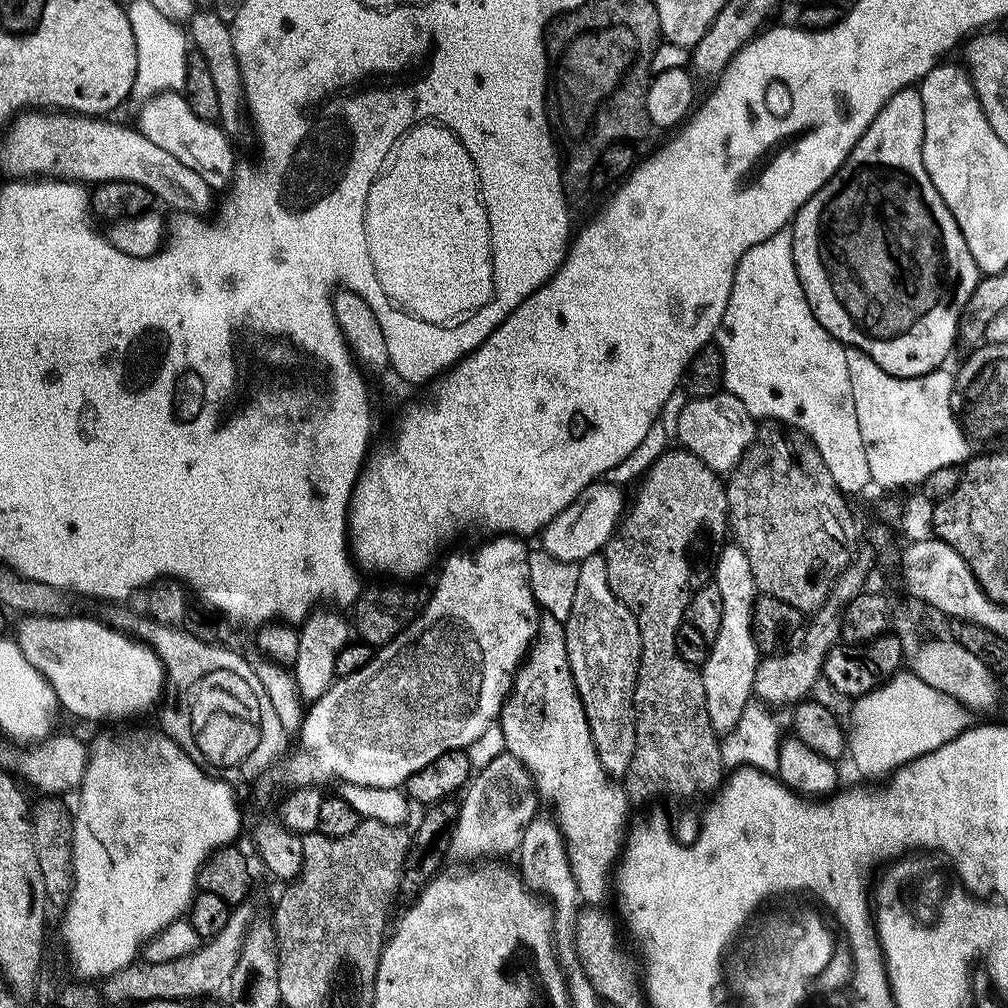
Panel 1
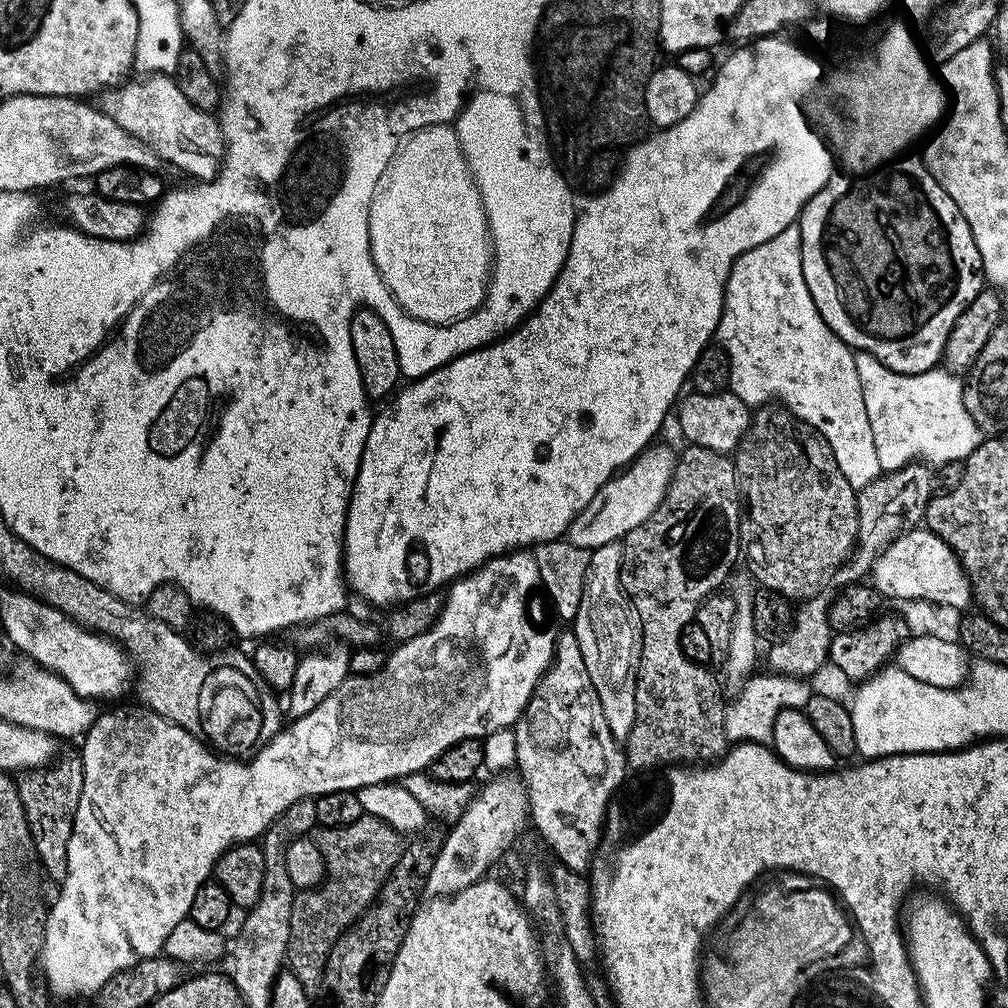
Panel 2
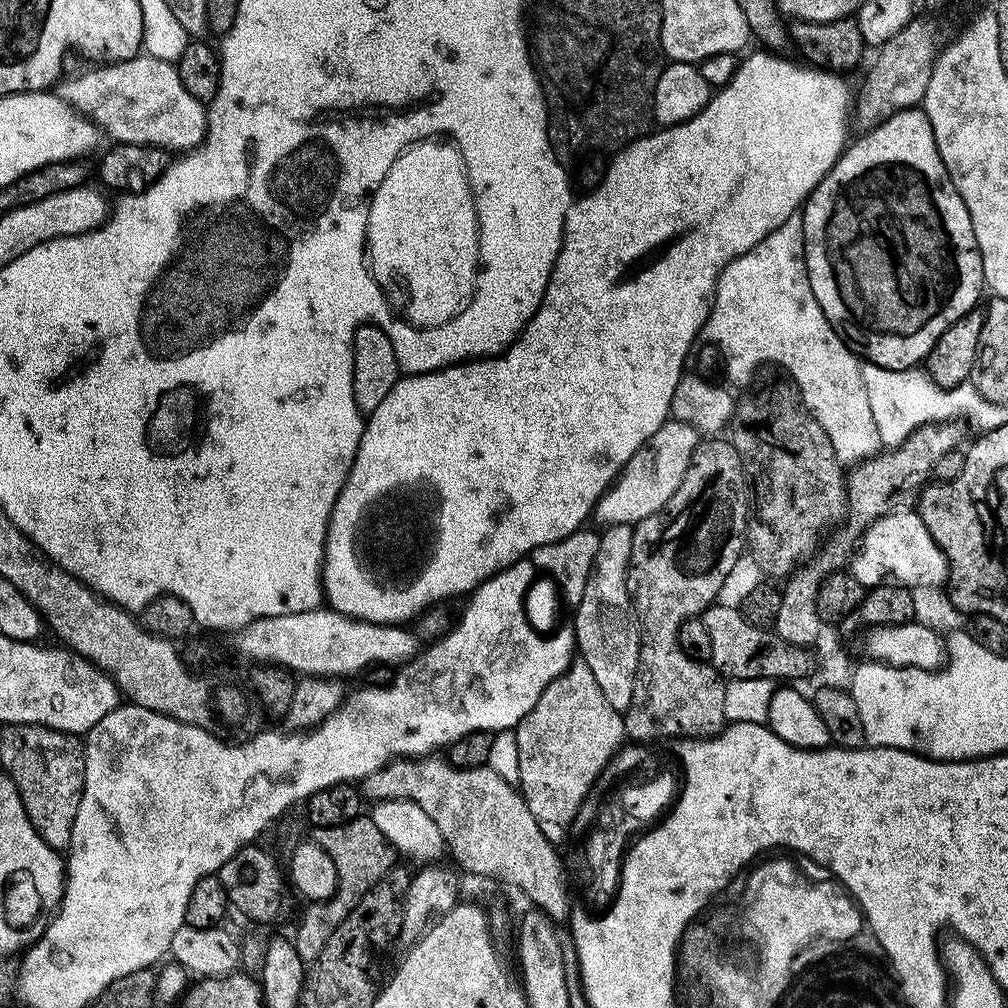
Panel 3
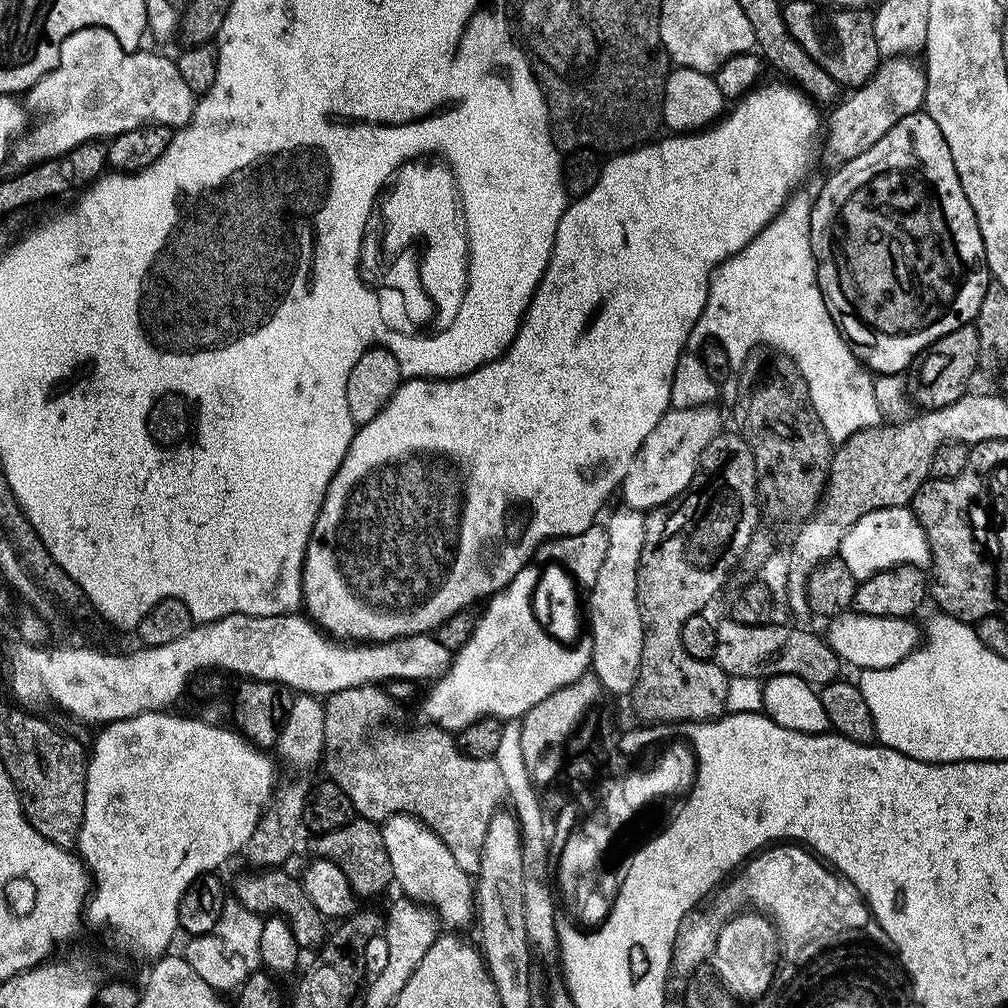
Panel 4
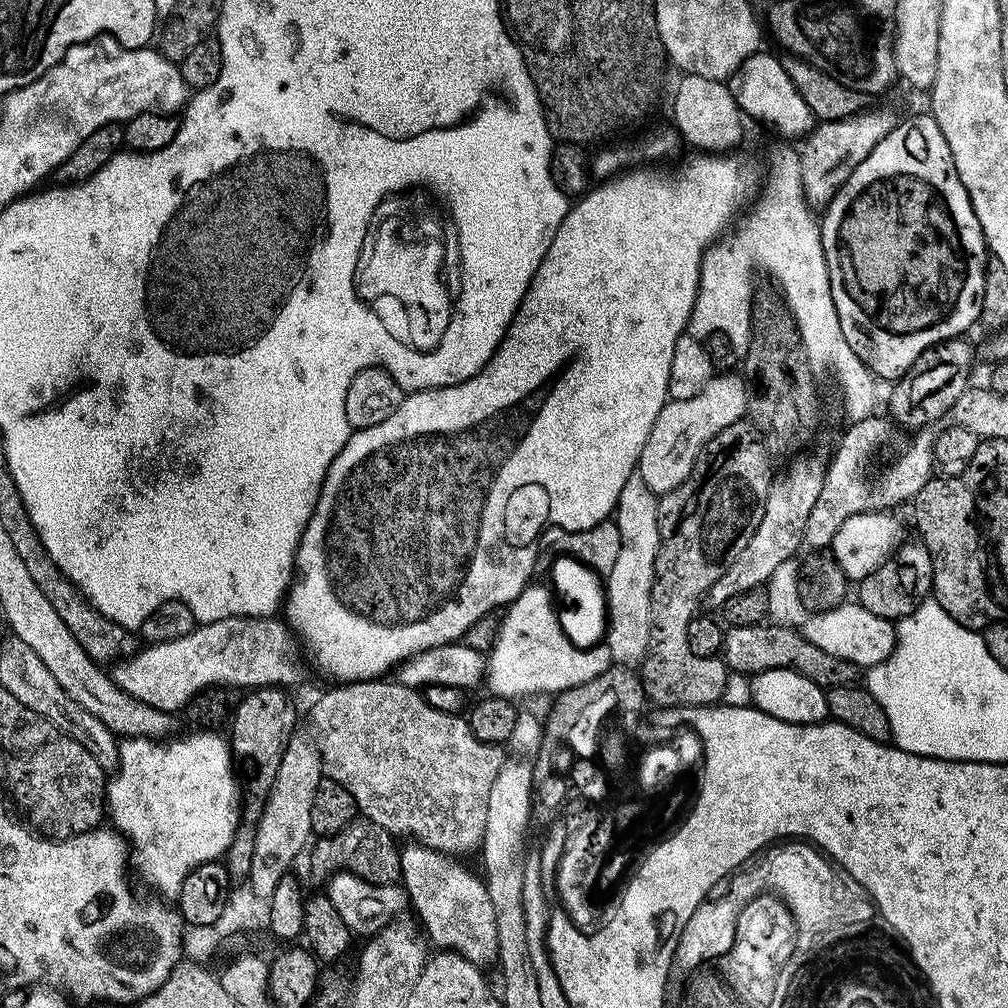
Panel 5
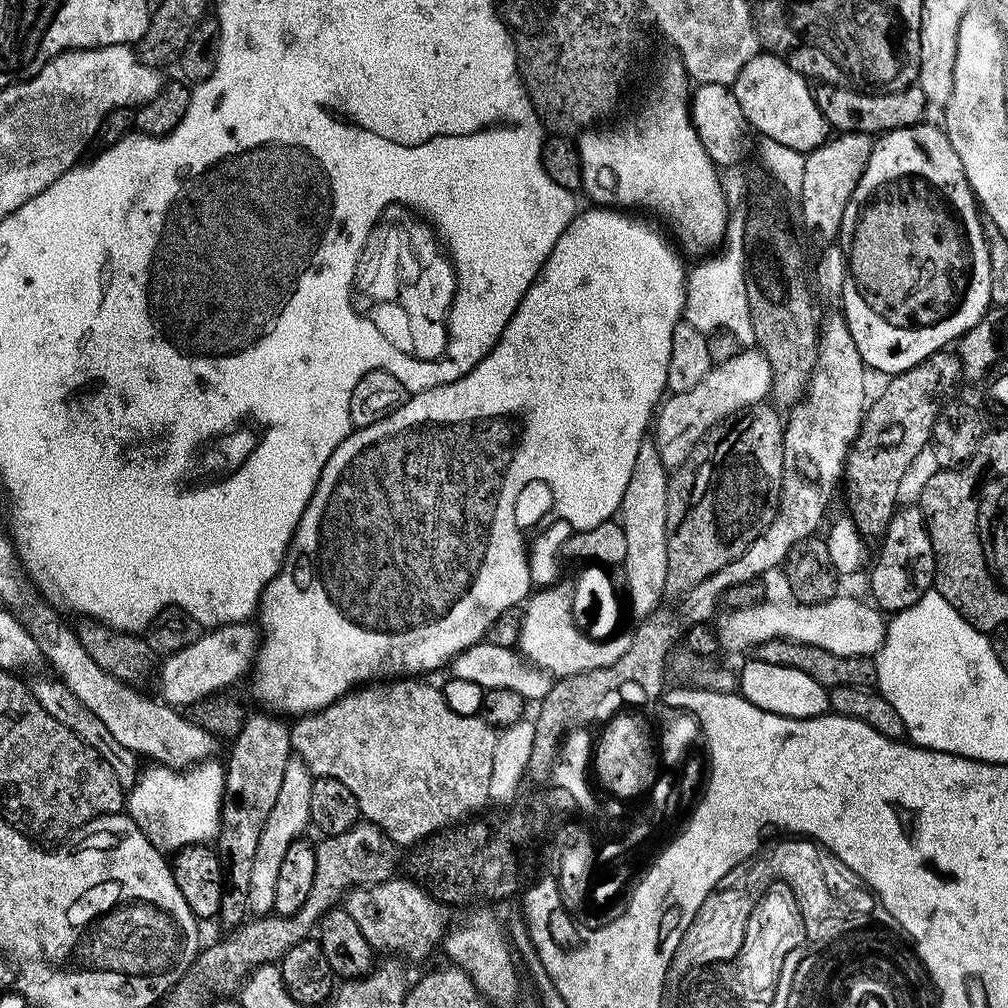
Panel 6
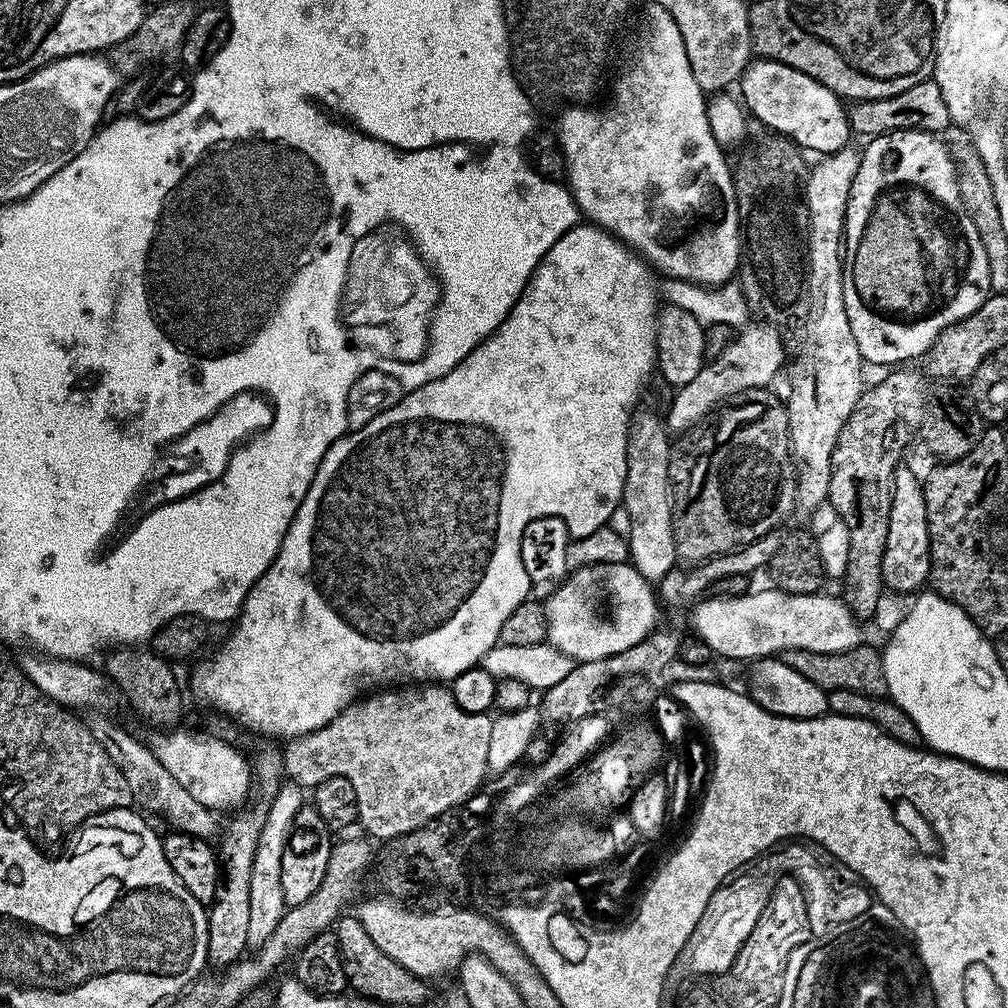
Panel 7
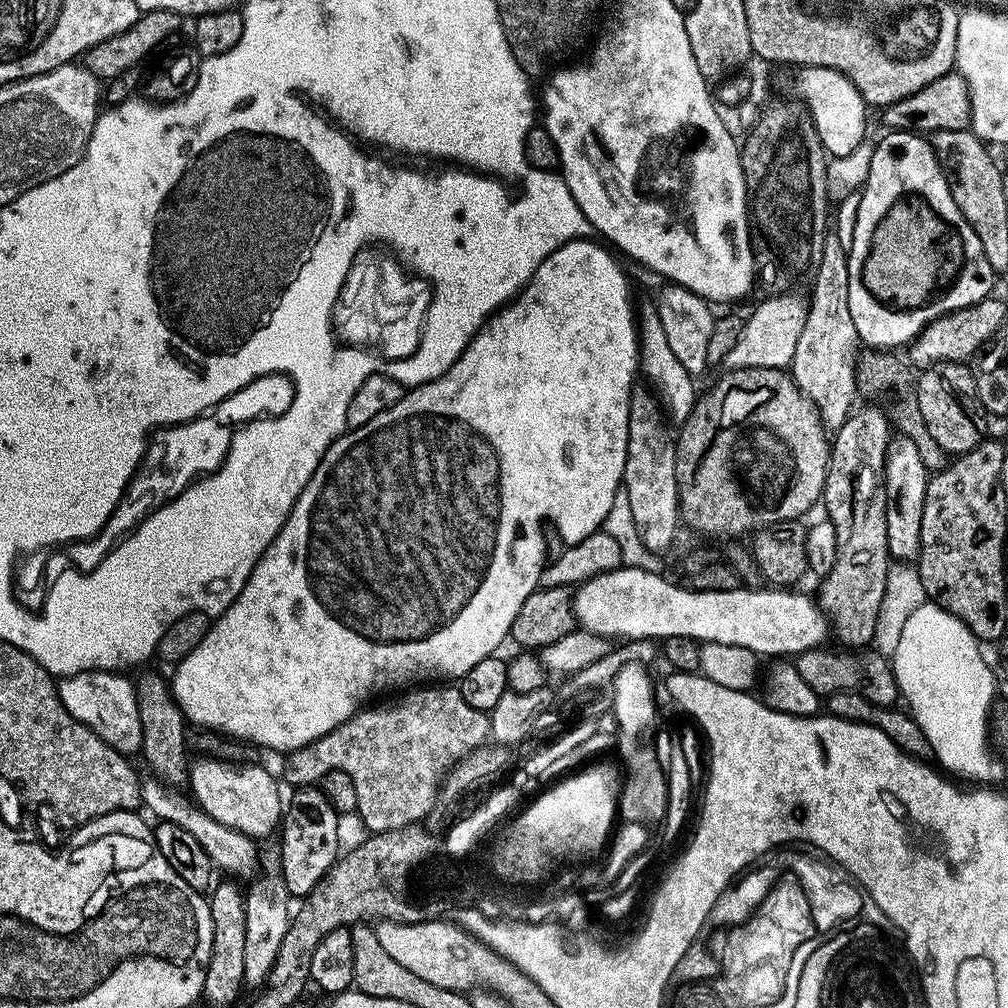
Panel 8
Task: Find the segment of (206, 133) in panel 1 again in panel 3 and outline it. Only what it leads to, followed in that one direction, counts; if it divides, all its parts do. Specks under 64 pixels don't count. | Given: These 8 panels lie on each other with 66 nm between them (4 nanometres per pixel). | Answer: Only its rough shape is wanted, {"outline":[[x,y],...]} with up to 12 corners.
{"outline":[[173,61],[104,62],[58,93],[113,141],[184,154],[205,105]]}

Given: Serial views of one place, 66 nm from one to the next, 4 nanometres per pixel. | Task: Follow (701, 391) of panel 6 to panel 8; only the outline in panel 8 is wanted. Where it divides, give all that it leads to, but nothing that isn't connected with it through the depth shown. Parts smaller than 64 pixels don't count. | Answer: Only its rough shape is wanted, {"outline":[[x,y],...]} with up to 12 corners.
{"outline":[[765,297],[724,359],[731,371],[791,365],[809,301]]}

